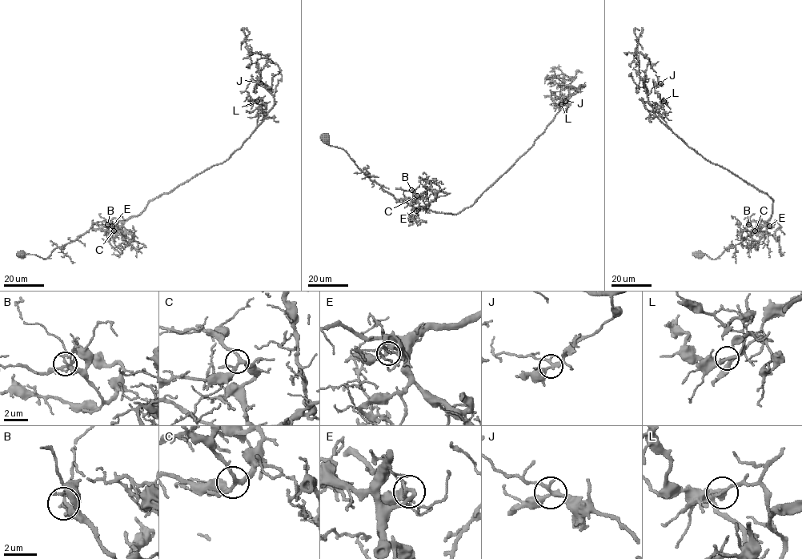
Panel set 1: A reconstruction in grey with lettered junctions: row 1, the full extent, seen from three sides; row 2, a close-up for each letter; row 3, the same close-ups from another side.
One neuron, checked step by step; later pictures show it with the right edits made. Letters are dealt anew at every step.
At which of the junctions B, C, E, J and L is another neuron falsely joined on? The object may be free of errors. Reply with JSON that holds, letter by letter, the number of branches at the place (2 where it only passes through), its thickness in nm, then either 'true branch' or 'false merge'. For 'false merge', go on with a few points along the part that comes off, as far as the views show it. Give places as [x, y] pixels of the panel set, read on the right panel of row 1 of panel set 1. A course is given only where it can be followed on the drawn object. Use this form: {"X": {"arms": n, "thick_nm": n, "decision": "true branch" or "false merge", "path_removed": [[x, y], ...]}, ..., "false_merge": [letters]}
{"B": {"arms": 4, "thick_nm": 200, "decision": "true branch"}, "C": {"arms": 4, "thick_nm": 240, "decision": "true branch"}, "E": {"arms": 4, "thick_nm": 180, "decision": "true branch"}, "J": {"arms": 4, "thick_nm": 260, "decision": "true branch"}, "L": {"arms": 4, "thick_nm": 200, "decision": "false merge", "path_removed": [[663, 101], [660, 100], [661, 106], [666, 117], [671, 120]]}, "false_merge": ["L"]}

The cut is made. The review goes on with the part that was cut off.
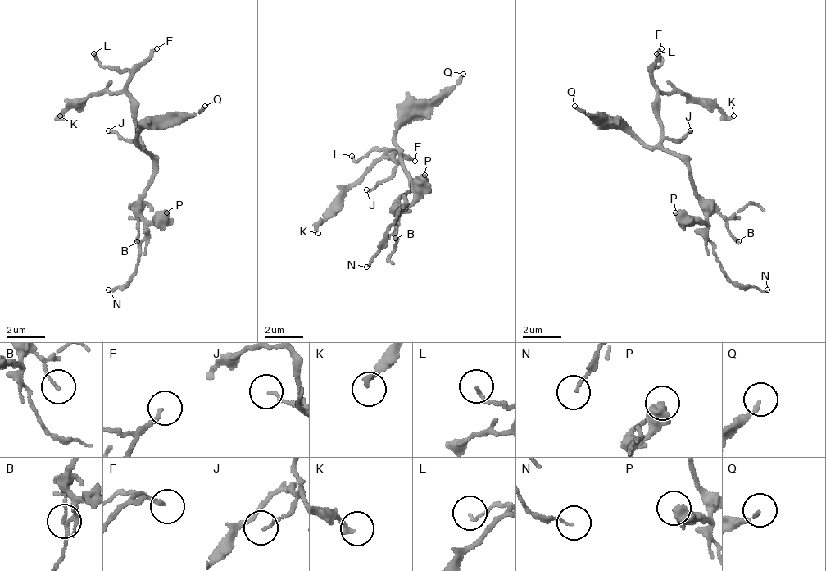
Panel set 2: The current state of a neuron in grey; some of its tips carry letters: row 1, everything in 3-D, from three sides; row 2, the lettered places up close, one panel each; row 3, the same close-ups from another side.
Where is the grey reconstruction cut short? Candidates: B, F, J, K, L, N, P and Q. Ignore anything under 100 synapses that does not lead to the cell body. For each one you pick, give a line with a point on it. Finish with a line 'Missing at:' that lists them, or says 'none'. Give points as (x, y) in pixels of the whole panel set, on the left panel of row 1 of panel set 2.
F: place (156, 48)
Missing at: F

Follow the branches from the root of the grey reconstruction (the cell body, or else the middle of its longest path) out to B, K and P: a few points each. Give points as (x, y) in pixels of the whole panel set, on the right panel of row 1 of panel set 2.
B: (680, 159), (690, 169), (690, 184), (695, 189), (695, 193), (723, 222), (723, 227), (738, 241)
K: (680, 159), (661, 145), (661, 92), (690, 92), (695, 97), (710, 97), (728, 116), (733, 116)
P: (680, 159), (690, 169), (690, 184), (695, 189), (695, 198), (705, 212), (705, 222), (685, 222), (675, 212)

